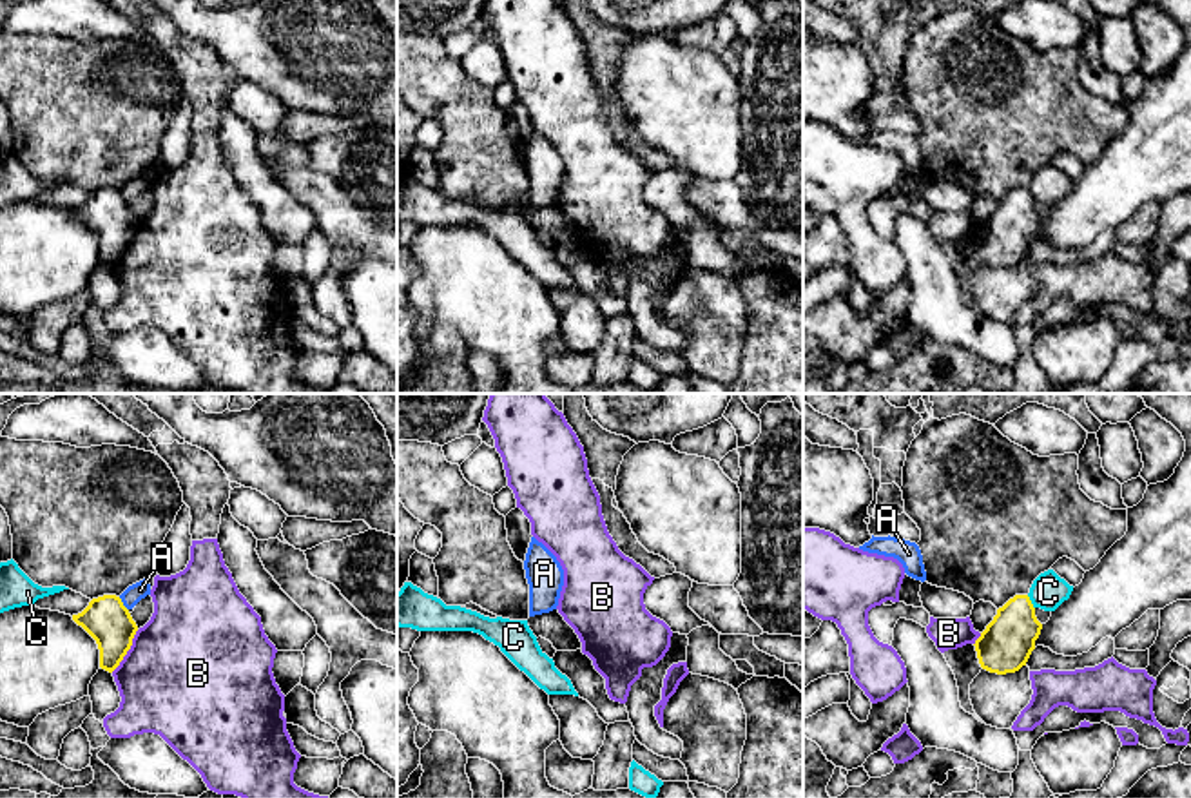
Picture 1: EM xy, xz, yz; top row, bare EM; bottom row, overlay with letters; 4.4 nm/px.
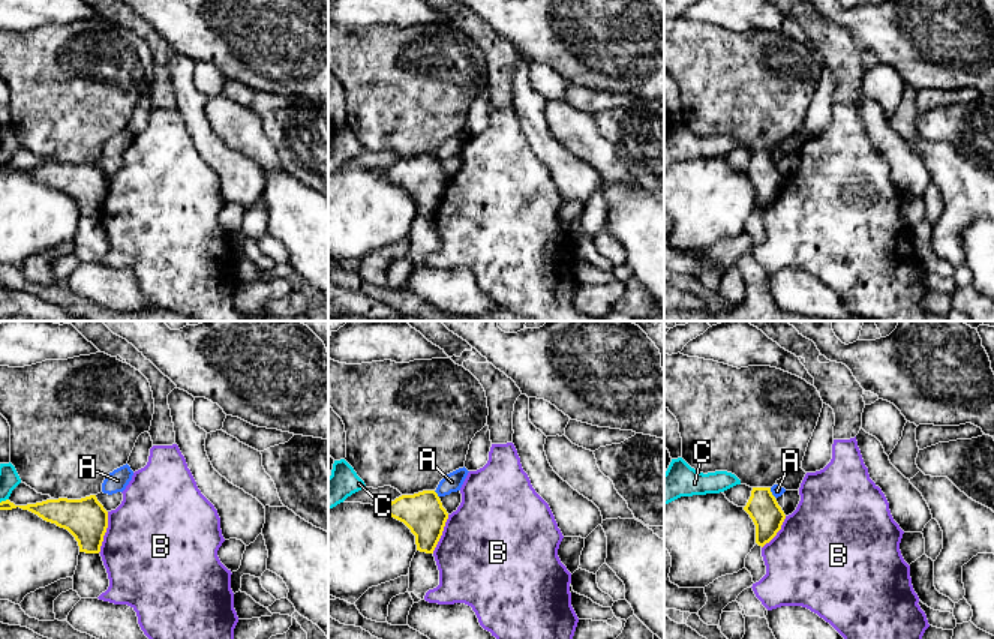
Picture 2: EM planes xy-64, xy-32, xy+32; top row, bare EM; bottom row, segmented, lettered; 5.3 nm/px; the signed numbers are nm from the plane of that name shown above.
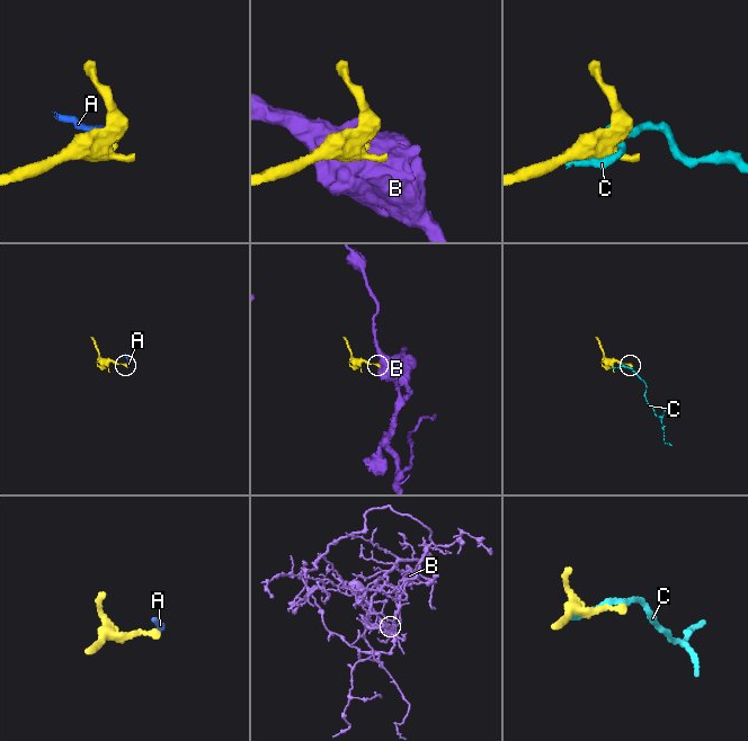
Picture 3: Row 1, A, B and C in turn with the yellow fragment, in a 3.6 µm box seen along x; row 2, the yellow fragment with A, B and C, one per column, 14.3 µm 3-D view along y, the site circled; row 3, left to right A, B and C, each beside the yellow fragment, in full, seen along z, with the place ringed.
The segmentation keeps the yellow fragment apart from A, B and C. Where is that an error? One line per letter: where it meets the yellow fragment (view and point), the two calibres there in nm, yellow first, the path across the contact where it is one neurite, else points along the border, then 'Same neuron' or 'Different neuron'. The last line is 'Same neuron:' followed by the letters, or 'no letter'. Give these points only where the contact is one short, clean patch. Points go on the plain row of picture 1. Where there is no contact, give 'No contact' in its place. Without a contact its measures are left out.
A: Touches yellow at xy (122, 198). Thickness 200 nm (yellow) against 80 nm. Boundary: xy (118, 191), (127, 204). Different neuron
B: Touches yellow at xy (127, 243). Thickness 200 nm (yellow) against 500 nm. Boundary: xy (138, 223), (131, 242), (111, 265). Different neuron
C: Touches yellow at yz (1030, 196). Thickness 240 nm (yellow) against 160 nm. Different neuron
Same neuron: no letter

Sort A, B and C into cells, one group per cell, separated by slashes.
A C / B

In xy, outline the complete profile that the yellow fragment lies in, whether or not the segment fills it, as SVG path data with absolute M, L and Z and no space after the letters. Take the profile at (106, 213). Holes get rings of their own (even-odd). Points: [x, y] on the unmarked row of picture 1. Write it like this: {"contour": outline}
{"contour": "M116 189L92 192L82 207L73 209L73 214L96 234L100 261L109 267L120 259L138 225L129 203Z"}

